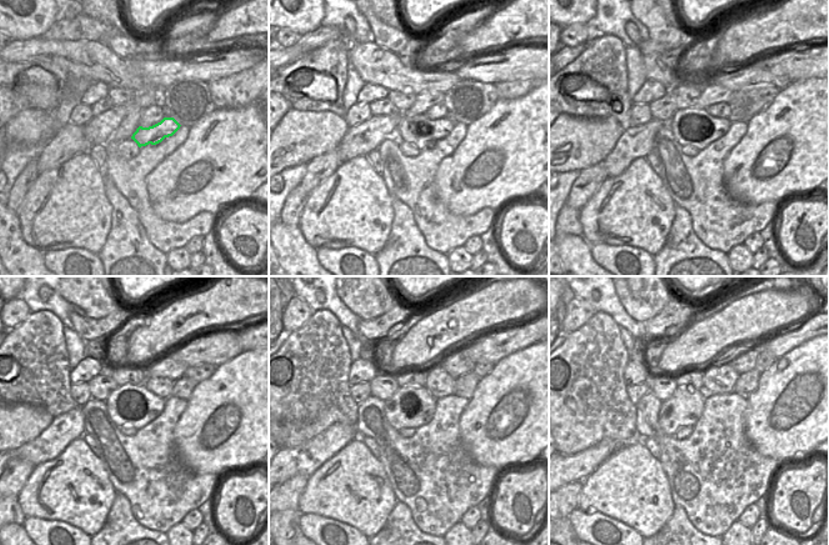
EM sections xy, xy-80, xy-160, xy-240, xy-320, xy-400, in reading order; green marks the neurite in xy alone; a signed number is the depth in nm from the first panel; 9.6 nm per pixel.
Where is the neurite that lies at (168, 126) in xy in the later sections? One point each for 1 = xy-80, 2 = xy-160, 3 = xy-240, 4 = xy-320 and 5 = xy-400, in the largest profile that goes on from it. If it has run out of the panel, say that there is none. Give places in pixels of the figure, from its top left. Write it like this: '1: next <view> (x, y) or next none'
1: next xy-80 (419, 130)
2: next xy-160 (693, 126)
3: next xy-240 (135, 406)
4: next xy-320 (409, 406)
5: next xy-400 (684, 408)

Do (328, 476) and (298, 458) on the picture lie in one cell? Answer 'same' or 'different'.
different

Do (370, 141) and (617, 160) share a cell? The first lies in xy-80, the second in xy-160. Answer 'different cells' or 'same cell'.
same cell

